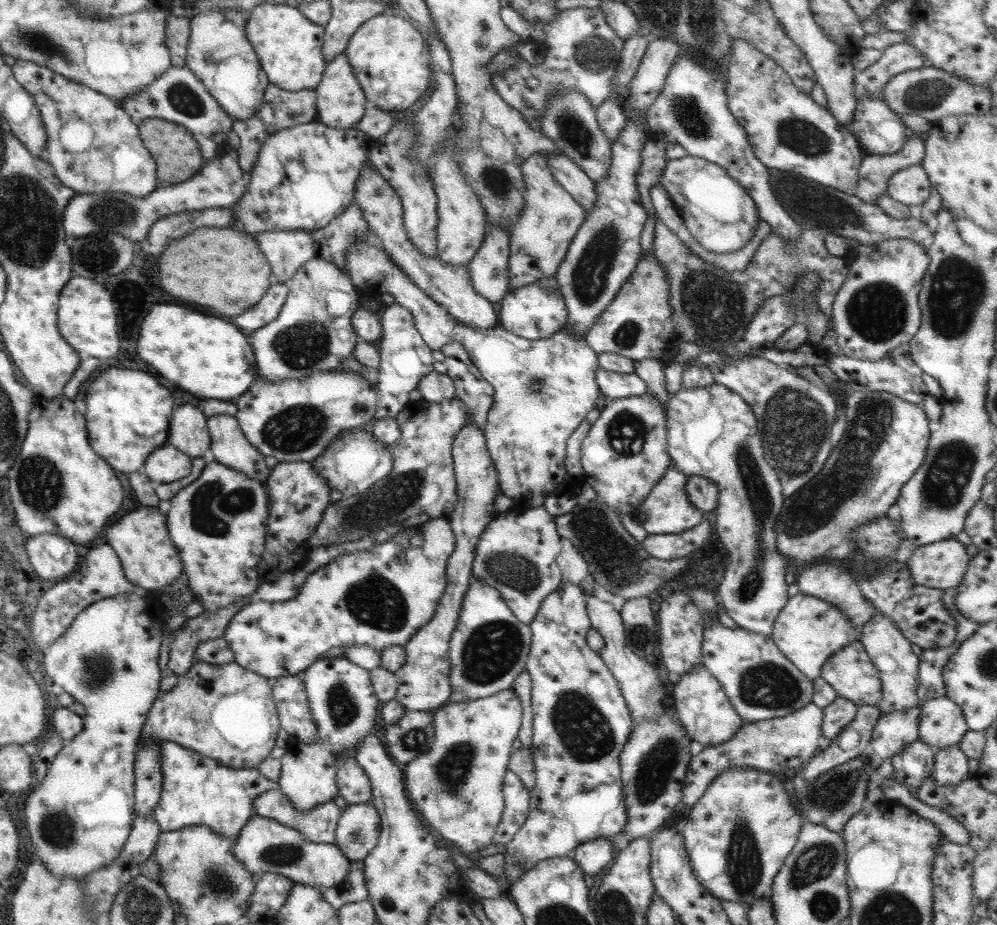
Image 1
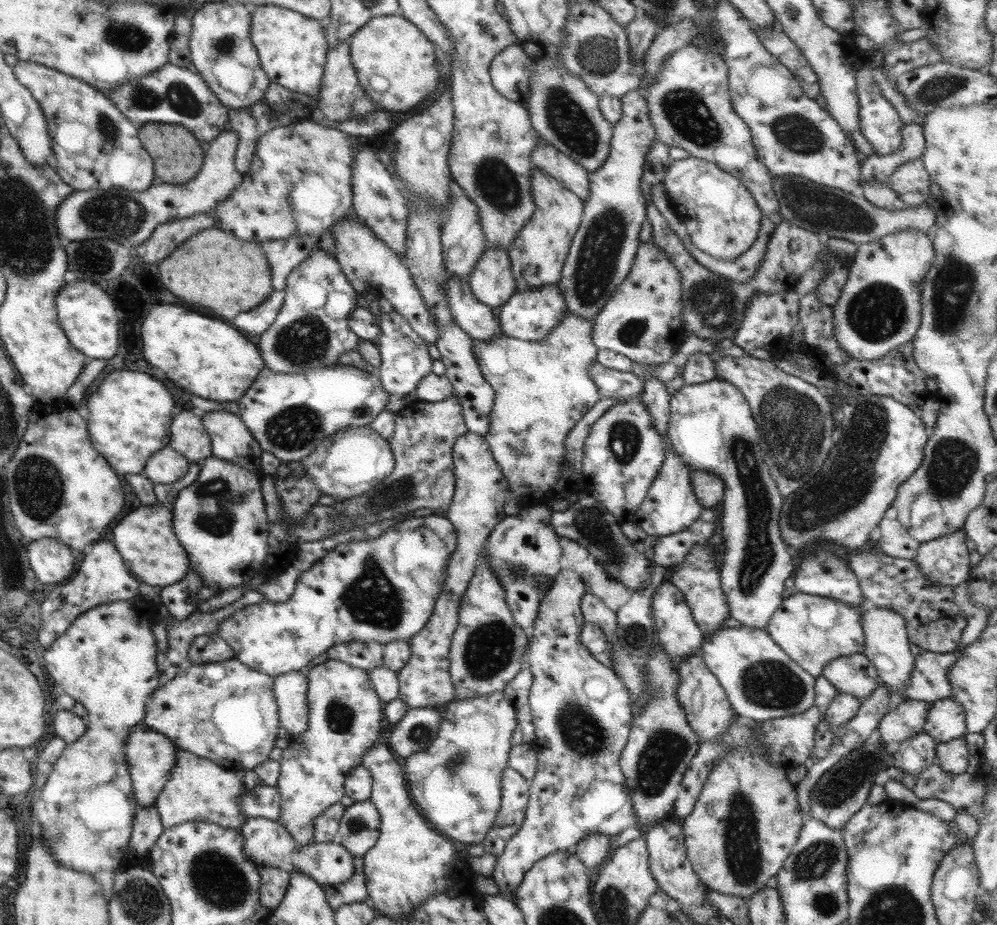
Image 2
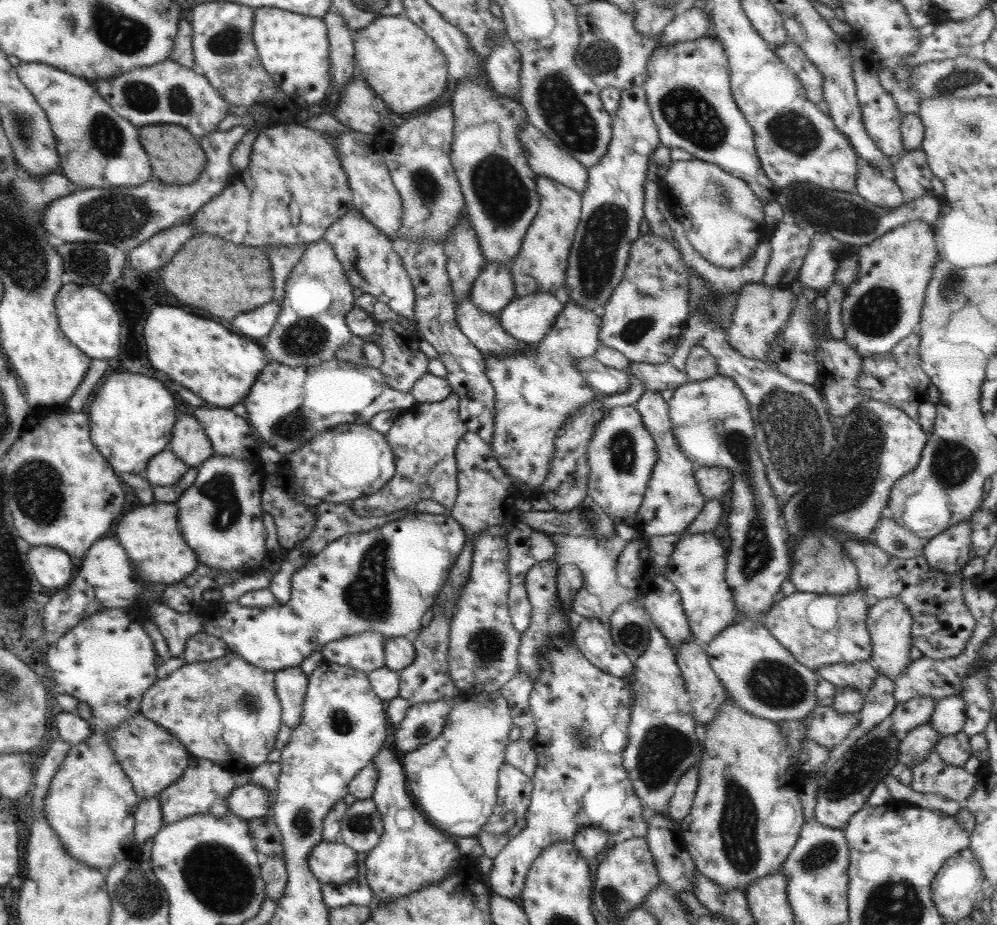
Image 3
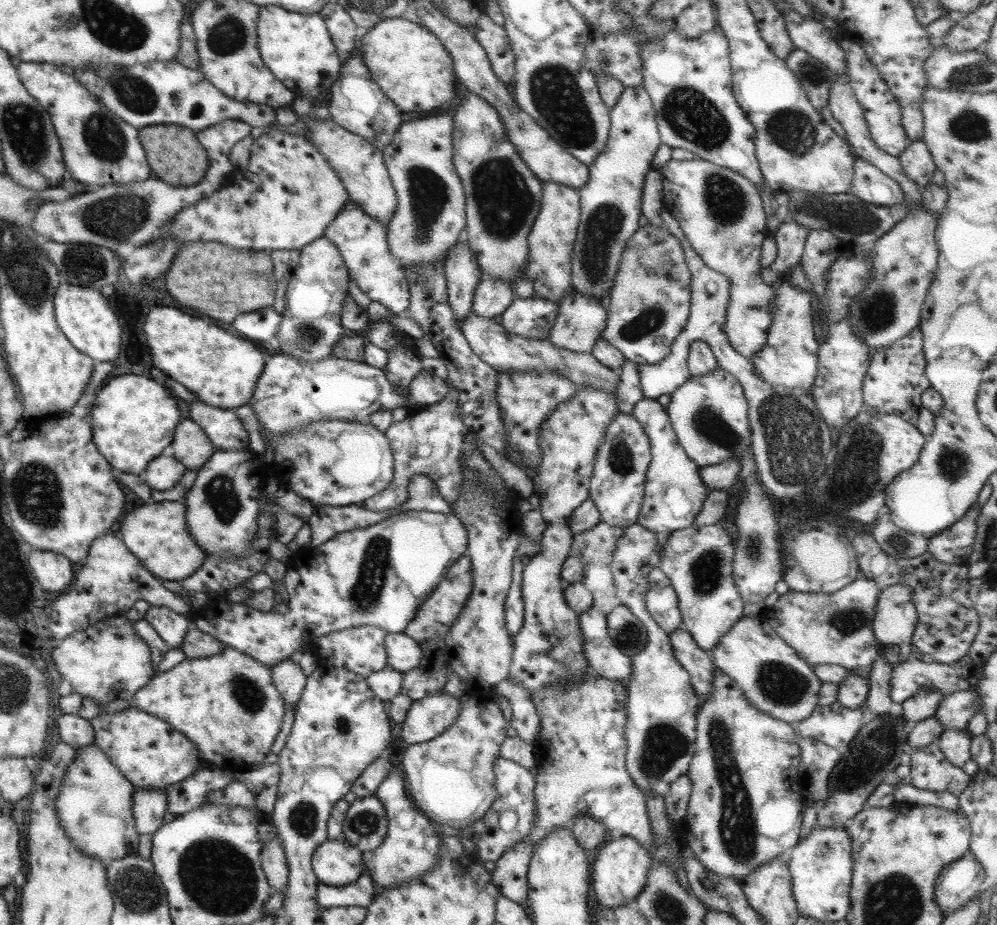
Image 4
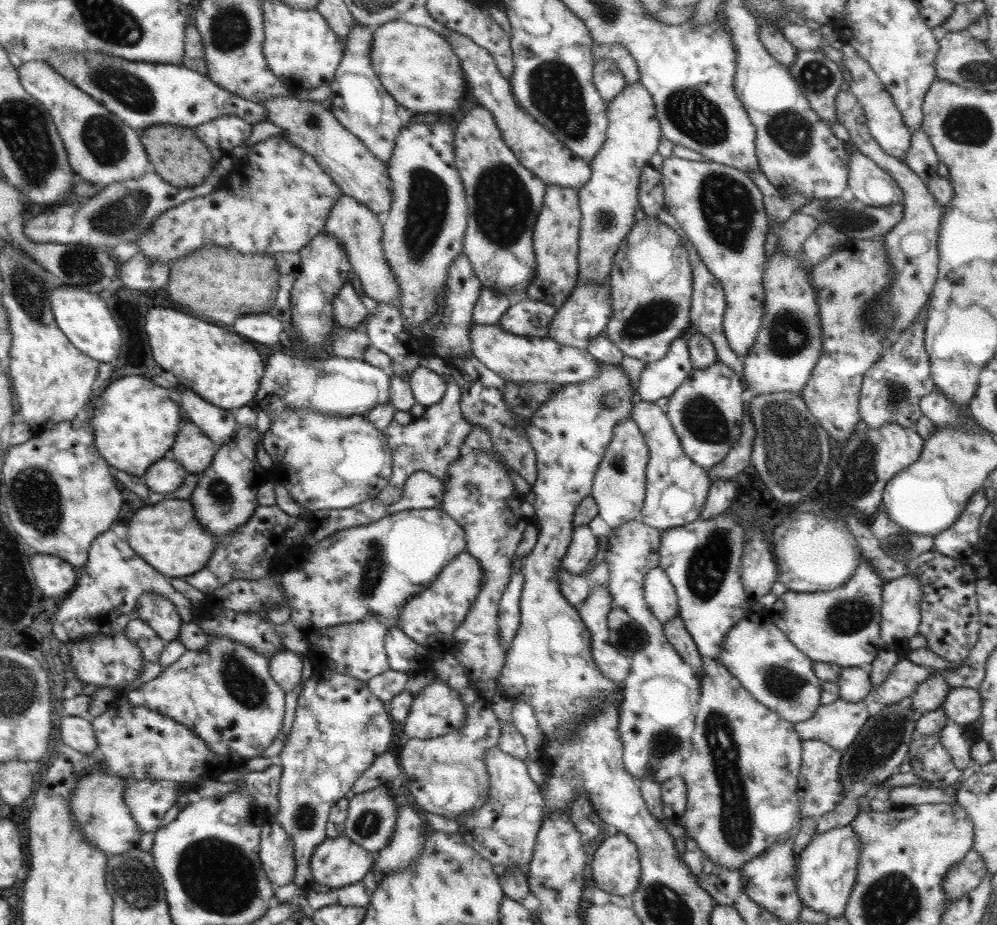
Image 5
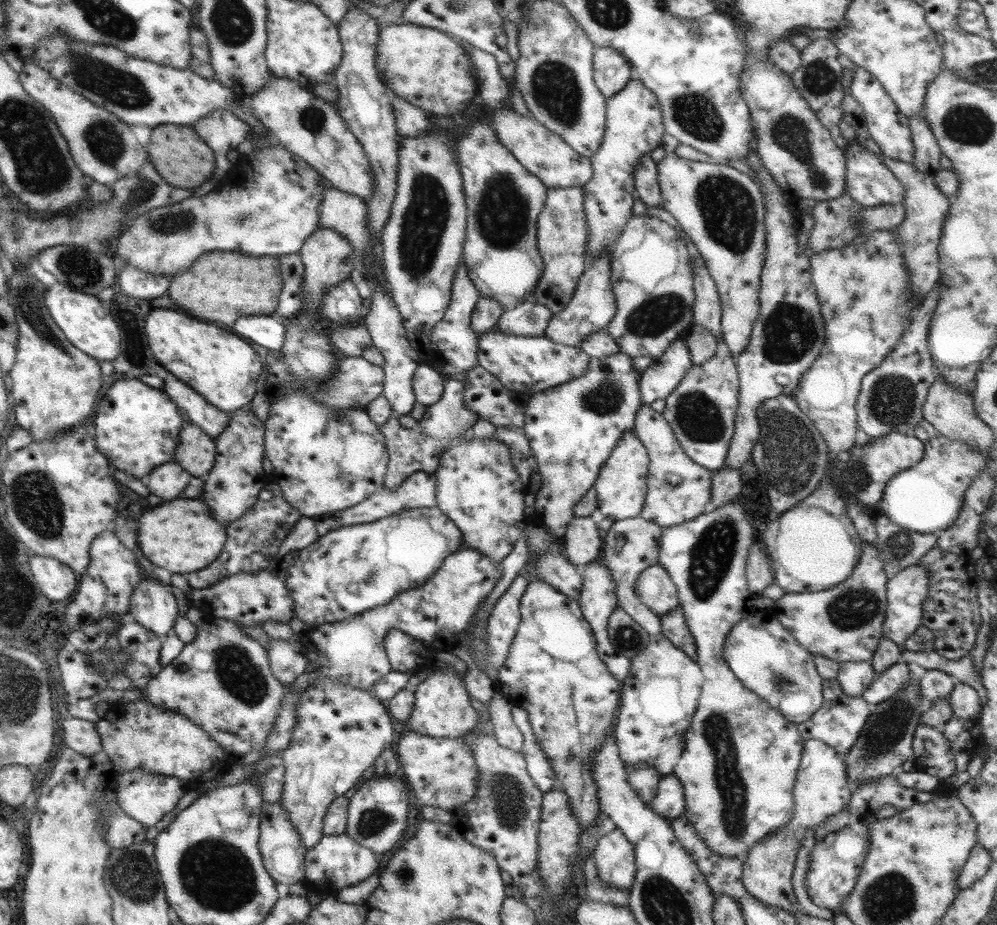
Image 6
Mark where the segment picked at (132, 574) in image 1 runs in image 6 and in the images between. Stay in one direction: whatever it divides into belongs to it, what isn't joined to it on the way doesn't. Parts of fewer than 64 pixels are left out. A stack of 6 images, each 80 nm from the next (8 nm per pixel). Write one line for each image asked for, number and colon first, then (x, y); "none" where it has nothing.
2: (145, 539)
3: (150, 535)
4: (156, 533)
5: (166, 535)
6: (181, 535)

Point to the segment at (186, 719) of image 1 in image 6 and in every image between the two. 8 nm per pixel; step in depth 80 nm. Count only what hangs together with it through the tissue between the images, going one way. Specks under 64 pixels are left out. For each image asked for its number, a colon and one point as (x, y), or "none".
2: (234, 721)
3: (233, 718)
4: (226, 704)
5: (225, 693)
6: (222, 682)

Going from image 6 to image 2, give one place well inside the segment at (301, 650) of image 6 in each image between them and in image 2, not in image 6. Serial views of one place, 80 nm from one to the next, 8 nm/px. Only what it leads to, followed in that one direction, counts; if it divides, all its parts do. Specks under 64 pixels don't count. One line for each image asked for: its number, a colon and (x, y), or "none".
2: (290, 689)
3: (291, 683)
4: (288, 677)
5: (286, 667)

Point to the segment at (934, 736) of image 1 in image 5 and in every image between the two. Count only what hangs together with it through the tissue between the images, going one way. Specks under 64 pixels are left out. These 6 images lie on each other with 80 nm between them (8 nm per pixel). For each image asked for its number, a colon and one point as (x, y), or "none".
2: (945, 720)
3: (949, 715)
4: (954, 710)
5: (962, 705)

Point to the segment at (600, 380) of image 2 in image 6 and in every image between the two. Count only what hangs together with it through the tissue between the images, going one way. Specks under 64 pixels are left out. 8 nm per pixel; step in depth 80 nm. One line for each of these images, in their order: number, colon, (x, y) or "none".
3: (605, 381)
4: (505, 352)
5: (523, 360)
6: (522, 365)

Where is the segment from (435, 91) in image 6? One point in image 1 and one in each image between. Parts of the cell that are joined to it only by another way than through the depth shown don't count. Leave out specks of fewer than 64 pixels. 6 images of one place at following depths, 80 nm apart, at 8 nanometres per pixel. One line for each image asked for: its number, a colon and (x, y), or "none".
1: (389, 47)
2: (390, 46)
3: (403, 66)
4: (410, 65)
5: (416, 65)

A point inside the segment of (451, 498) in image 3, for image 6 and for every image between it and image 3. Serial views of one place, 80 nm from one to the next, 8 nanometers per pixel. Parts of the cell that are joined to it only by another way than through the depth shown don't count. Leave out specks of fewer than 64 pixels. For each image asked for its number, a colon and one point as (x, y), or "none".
4: (430, 443)
5: (432, 442)
6: (409, 451)

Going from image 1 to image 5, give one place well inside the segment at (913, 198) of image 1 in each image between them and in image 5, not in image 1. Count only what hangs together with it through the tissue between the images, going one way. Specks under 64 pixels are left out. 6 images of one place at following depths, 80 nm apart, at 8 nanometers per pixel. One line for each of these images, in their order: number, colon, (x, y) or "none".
2: (911, 182)
3: (911, 172)
4: (917, 163)
5: (921, 158)

